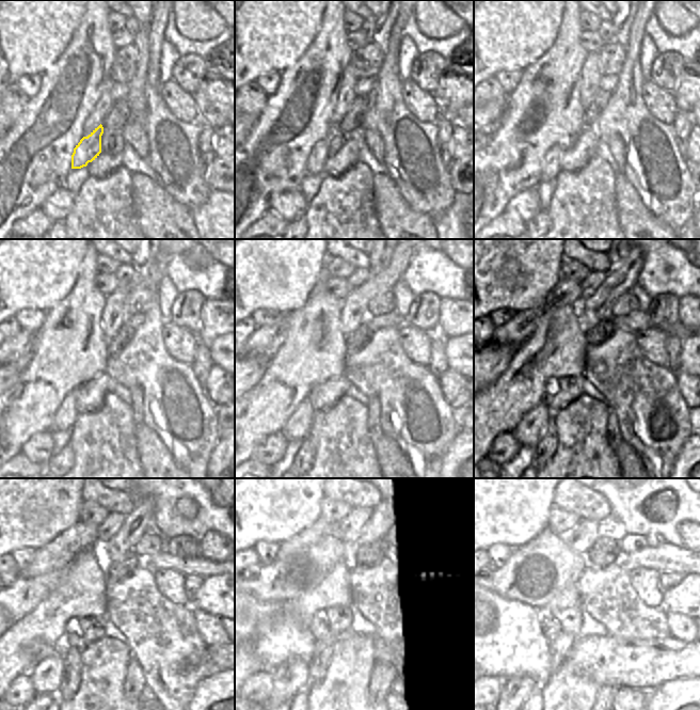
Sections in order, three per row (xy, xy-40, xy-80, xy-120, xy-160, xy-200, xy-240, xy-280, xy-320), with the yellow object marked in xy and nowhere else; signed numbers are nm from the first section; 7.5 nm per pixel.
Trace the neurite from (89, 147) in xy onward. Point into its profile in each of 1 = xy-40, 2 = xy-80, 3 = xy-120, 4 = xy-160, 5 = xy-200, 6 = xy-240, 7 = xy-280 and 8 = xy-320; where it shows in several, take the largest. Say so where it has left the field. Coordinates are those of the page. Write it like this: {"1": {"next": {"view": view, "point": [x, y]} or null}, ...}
{"1": {"next": {"view": "xy-40", "point": [324, 147]}}, "2": {"next": {"view": "xy-80", "point": [551, 168]}}, "3": {"next": {"view": "xy-120", "point": [64, 419]}}, "4": {"next": {"view": "xy-160", "point": [299, 425]}}, "5": {"next": {"view": "xy-200", "point": [531, 427]}}, "6": {"next": {"view": "xy-240", "point": [47, 674]}}, "7": {"next": {"view": "xy-280", "point": [288, 679]}}, "8": {"next": {"view": "xy-320", "point": [515, 690]}}}

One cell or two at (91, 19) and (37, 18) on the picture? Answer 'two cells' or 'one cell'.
two cells

